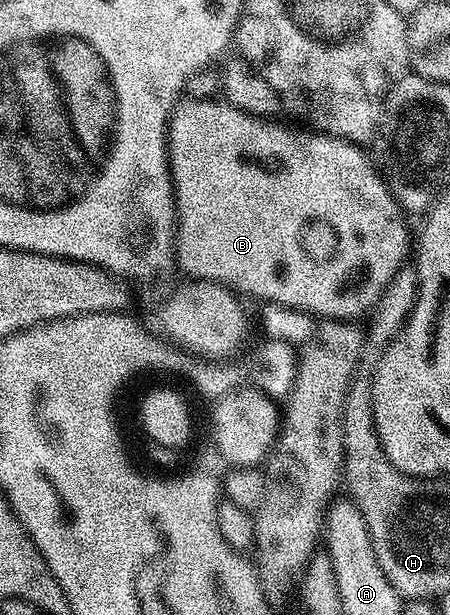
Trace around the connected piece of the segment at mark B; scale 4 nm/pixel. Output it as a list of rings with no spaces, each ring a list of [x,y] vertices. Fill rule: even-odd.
[[[223,100],[194,102],[177,101],[168,119],[166,153],[172,176],[172,188],[176,195],[176,241],[174,243],[174,262],[188,273],[187,277],[201,282],[219,282],[229,290],[252,298],[260,298],[261,303],[273,302],[290,309],[303,310],[320,320],[360,320],[364,313],[375,307],[382,292],[394,280],[394,272],[409,261],[408,226],[404,223],[406,214],[395,202],[389,183],[380,179],[381,171],[363,154],[359,145],[347,142],[344,138],[331,138],[321,132],[309,133],[307,129],[295,130],[283,126],[272,118],[255,118]]]

